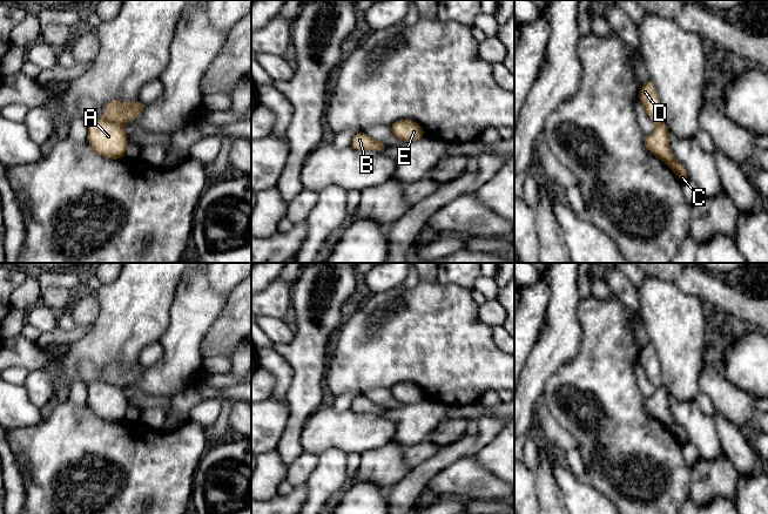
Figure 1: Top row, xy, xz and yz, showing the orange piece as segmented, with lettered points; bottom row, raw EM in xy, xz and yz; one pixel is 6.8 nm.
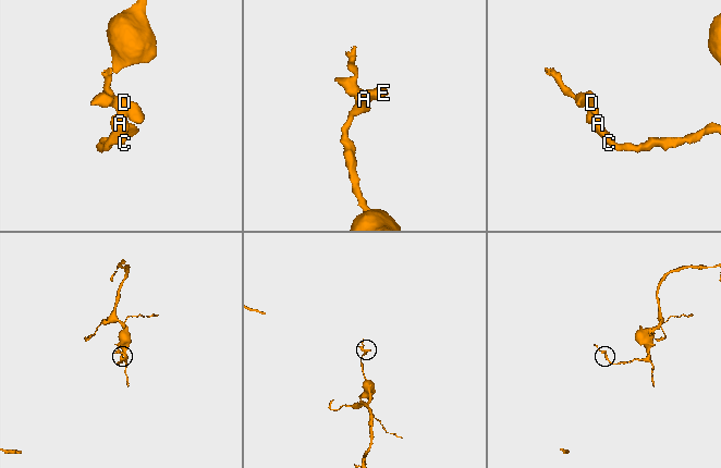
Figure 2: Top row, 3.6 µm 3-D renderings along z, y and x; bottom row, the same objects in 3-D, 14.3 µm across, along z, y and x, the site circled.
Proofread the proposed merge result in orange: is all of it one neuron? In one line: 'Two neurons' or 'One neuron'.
Two neurons

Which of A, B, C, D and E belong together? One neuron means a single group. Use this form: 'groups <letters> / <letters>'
groups A B C / D E

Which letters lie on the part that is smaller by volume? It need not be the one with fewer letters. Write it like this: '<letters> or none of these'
D, E

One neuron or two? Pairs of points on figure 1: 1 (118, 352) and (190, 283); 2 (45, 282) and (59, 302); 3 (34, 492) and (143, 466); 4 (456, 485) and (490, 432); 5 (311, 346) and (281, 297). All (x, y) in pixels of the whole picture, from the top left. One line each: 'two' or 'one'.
1: two
2: two
3: one
4: two
5: two

